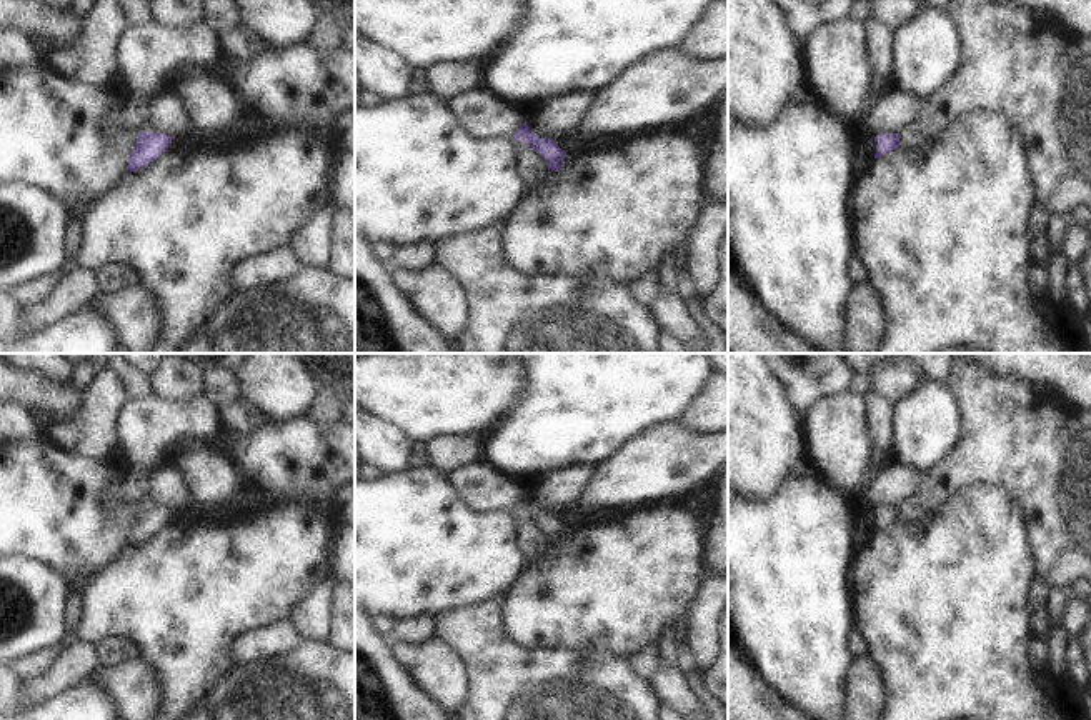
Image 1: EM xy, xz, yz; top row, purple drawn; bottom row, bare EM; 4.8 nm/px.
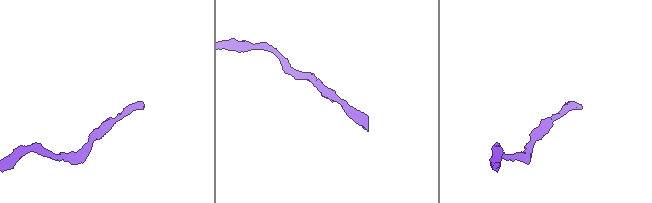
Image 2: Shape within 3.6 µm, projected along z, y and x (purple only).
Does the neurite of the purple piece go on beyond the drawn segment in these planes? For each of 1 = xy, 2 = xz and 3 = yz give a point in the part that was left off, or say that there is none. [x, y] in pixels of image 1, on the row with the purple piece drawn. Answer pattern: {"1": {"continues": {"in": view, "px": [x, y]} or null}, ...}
{"1": {"continues": null}, "2": {"continues": null}, "3": {"continues": null}}

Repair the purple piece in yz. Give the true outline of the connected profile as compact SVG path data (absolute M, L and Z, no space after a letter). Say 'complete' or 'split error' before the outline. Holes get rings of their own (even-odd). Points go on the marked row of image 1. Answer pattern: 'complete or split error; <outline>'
complete; M879 133L874 137L876 142L876 153L874 158L891 153L899 147L899 135L898 133Z

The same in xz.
complete; M525 122L513 138L518 142L526 143L531 150L540 152L545 158L548 170L558 172L565 165L566 152L558 147L558 143L551 138L540 138Z

